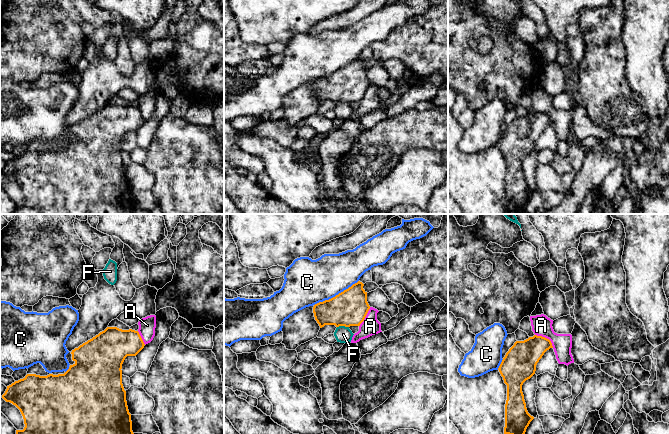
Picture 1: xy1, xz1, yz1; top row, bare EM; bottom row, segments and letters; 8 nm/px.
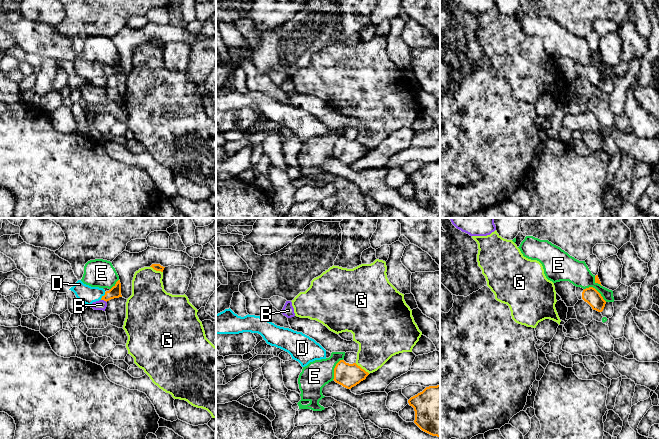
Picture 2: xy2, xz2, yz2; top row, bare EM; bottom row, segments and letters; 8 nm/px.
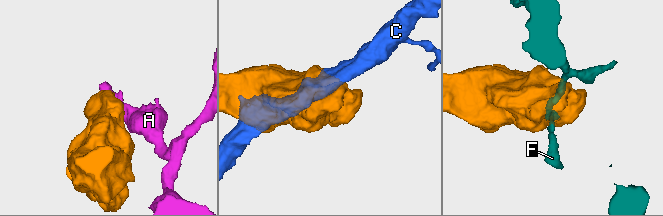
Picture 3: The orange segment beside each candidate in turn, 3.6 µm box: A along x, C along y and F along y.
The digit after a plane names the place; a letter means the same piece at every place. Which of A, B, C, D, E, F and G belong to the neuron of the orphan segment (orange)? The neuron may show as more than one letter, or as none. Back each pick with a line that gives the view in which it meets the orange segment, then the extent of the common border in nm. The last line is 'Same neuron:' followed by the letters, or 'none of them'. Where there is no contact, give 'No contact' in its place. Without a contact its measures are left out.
D: Touches orange in xy2. Shared border 80 nm
Same neuron: D

